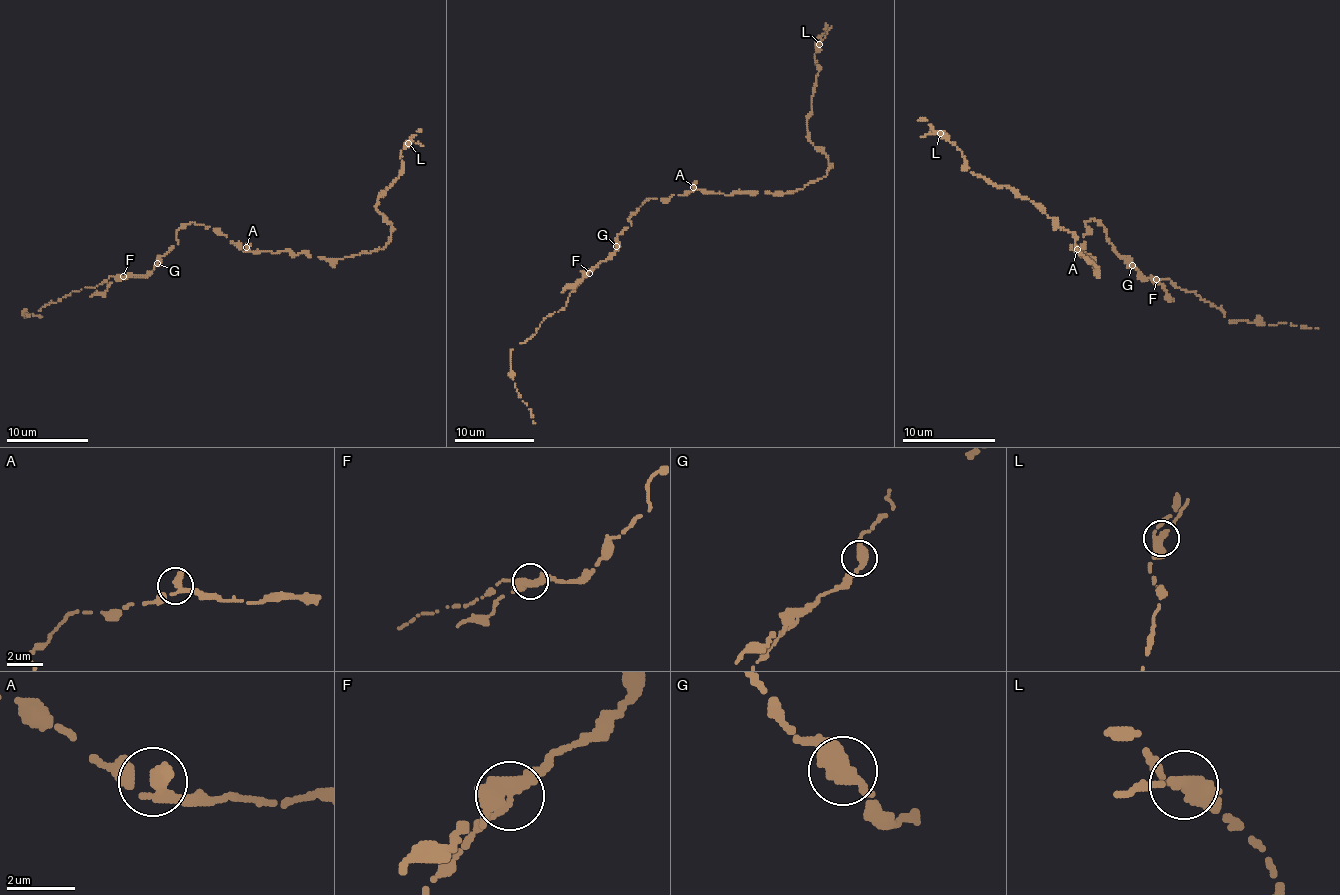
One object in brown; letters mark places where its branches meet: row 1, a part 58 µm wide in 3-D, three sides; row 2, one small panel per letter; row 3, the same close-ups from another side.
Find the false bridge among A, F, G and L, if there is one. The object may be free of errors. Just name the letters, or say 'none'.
F

